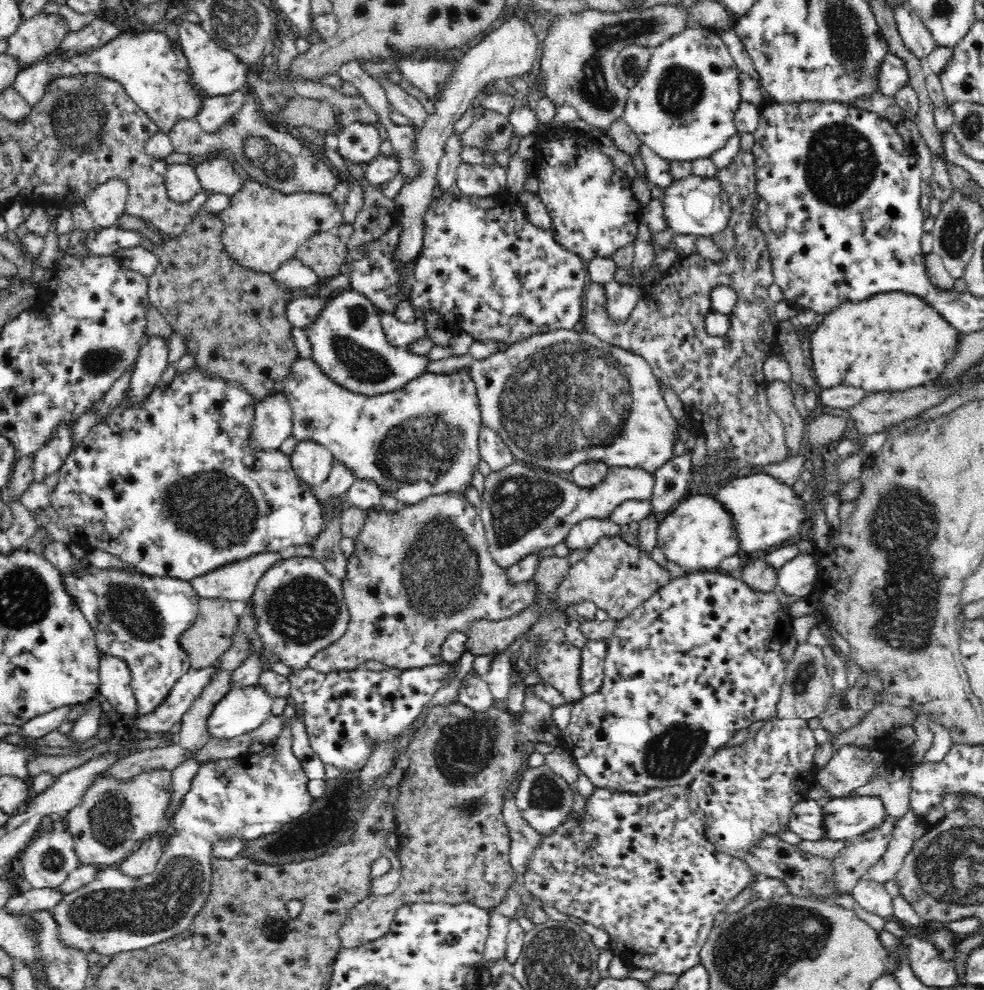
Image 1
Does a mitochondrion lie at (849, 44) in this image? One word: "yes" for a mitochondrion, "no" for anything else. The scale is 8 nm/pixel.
yes

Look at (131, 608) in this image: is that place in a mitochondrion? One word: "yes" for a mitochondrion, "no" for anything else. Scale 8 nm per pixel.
yes

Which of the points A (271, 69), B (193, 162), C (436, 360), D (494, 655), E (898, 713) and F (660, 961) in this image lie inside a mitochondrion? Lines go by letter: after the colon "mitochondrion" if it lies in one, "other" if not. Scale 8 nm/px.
A: other
B: other
C: other
D: other
E: other
F: other

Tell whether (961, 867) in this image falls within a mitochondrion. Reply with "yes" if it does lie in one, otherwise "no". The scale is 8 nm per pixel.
yes

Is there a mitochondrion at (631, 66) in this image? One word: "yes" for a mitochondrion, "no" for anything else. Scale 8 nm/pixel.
yes

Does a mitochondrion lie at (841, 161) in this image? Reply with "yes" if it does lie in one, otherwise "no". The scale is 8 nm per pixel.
yes

